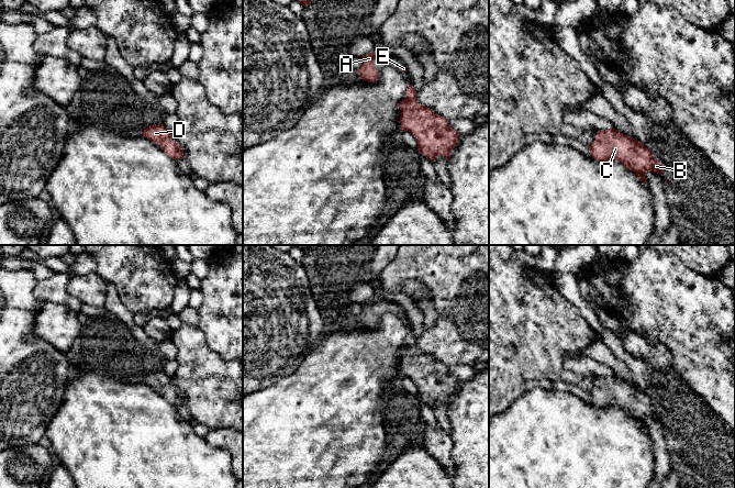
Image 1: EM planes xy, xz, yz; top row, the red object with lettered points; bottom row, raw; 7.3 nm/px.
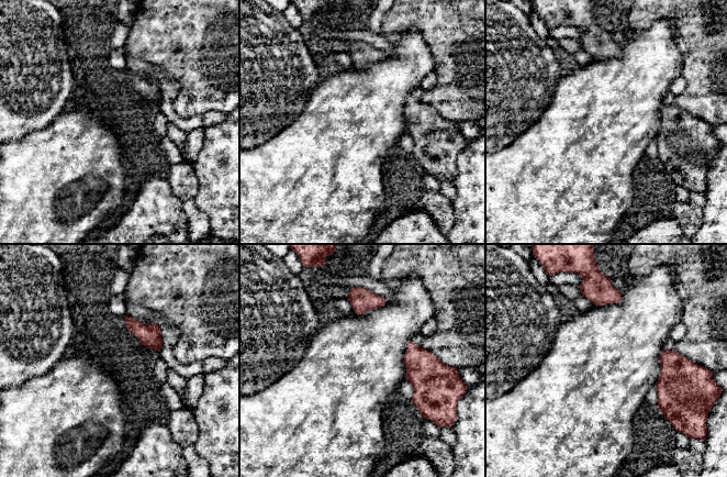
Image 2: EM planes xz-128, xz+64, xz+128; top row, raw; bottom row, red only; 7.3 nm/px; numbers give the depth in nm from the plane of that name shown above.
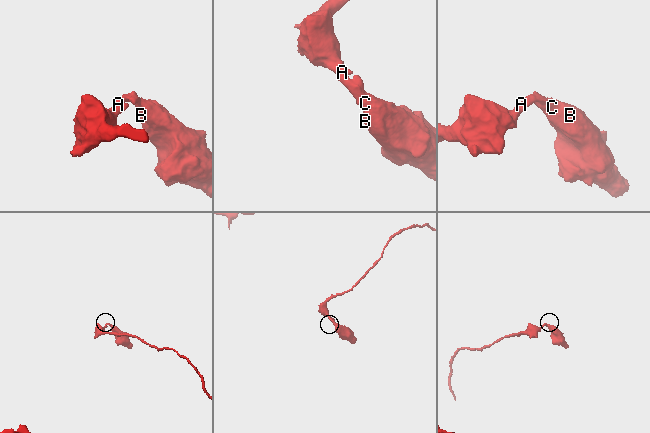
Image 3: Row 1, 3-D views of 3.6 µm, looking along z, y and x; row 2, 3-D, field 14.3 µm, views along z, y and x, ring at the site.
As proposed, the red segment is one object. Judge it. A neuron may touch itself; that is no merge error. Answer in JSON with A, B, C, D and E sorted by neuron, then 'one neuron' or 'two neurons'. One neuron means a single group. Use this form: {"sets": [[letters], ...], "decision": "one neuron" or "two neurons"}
{"sets": [["A", "B", "C", "D", "E"]], "decision": "one neuron"}

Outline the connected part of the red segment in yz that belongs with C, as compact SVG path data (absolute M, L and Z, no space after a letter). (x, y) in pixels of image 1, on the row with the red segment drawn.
M611 129L598 131L595 140L588 146L592 158L603 163L621 162L627 169L634 171L639 179L647 184L646 173L655 171L662 176L664 166L642 142Z

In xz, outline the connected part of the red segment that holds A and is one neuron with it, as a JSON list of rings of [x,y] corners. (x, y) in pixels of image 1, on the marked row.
[[[371,52],[370,54],[361,57],[364,60],[364,64],[358,69],[358,74],[360,77],[368,82],[376,82],[378,80],[378,70],[375,68],[374,63],[379,59],[389,59],[389,56],[385,54],[383,52]]]

